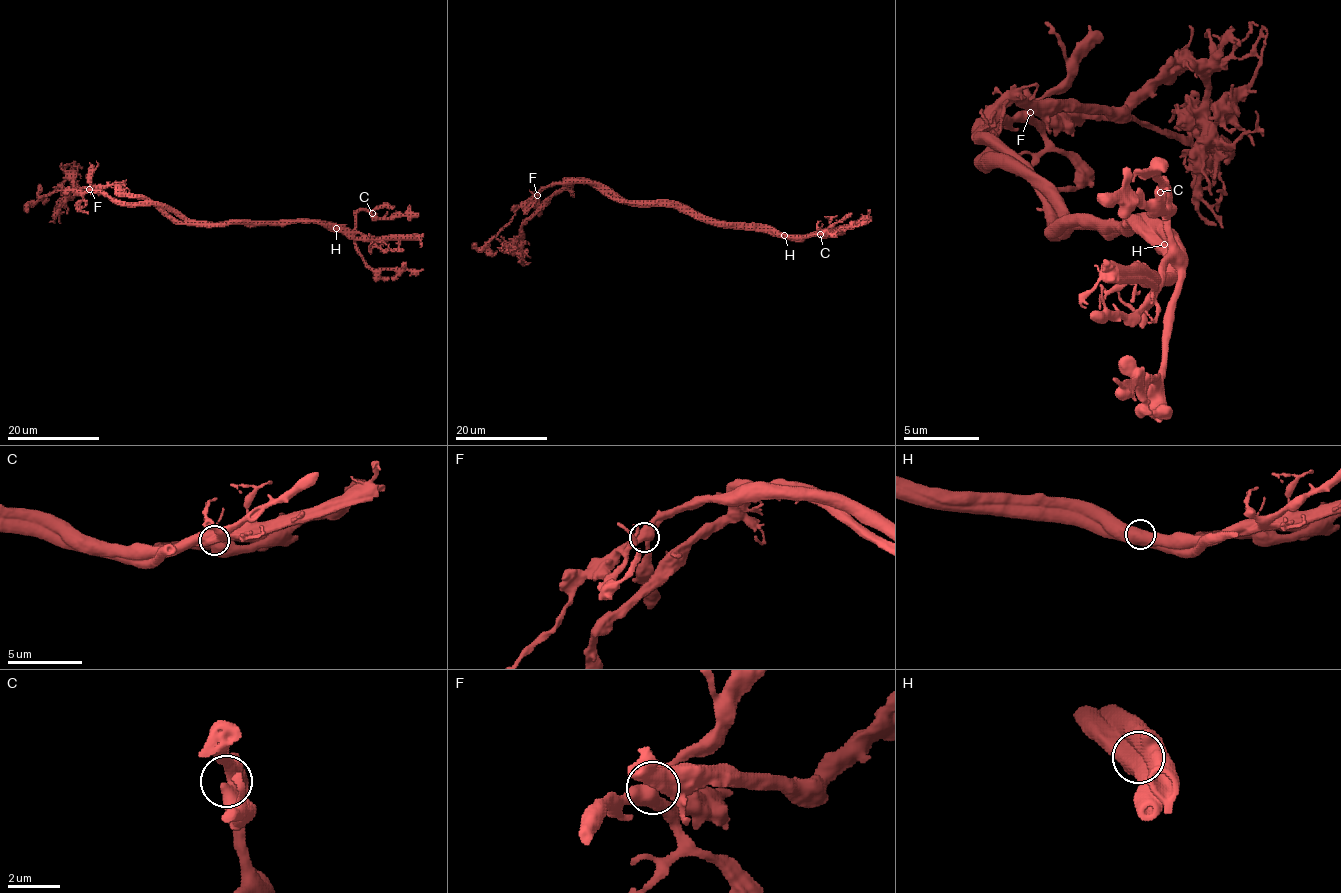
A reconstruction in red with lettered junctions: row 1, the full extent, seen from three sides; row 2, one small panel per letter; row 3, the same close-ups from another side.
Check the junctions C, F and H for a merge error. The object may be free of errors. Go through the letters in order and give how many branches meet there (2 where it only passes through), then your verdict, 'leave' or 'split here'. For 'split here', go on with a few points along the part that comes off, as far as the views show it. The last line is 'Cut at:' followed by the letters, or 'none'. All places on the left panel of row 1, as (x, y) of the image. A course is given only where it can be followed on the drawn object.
C: 4 | leave
F: 3 | leave
H: 1 | split here | (336, 229), (316, 222), (175, 224), (133, 194), (111, 185), (75, 187), (70, 176), (55, 223)
Cut at: H

